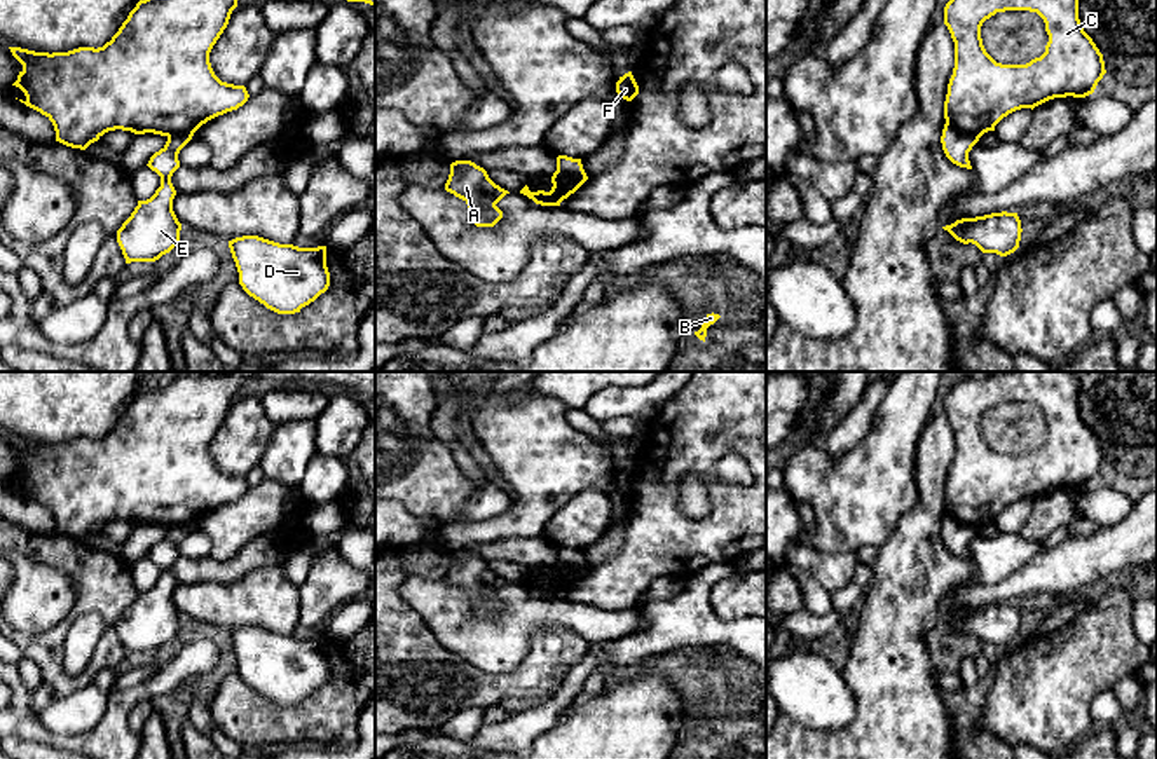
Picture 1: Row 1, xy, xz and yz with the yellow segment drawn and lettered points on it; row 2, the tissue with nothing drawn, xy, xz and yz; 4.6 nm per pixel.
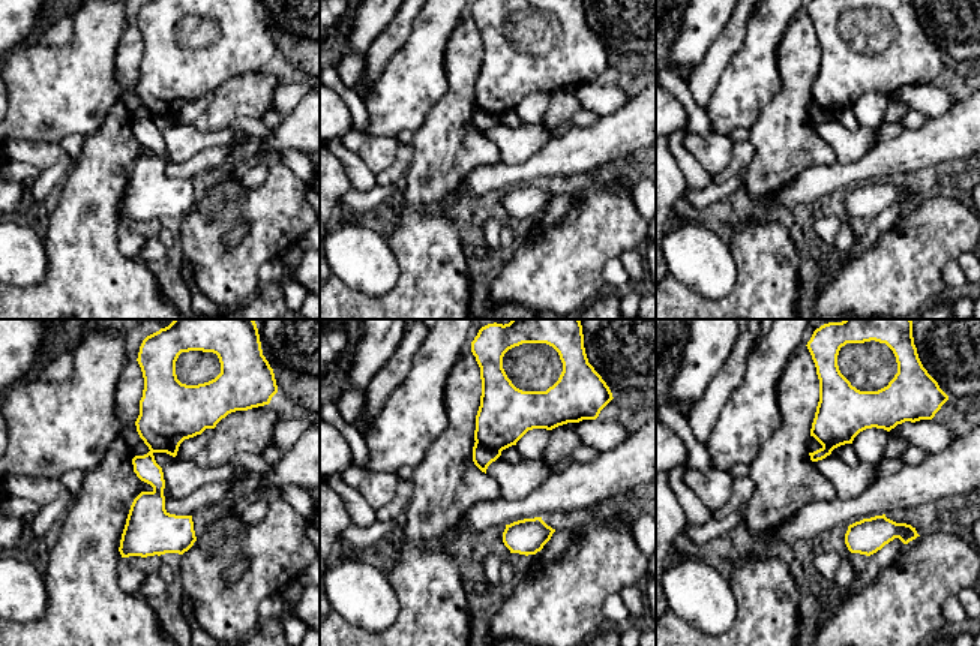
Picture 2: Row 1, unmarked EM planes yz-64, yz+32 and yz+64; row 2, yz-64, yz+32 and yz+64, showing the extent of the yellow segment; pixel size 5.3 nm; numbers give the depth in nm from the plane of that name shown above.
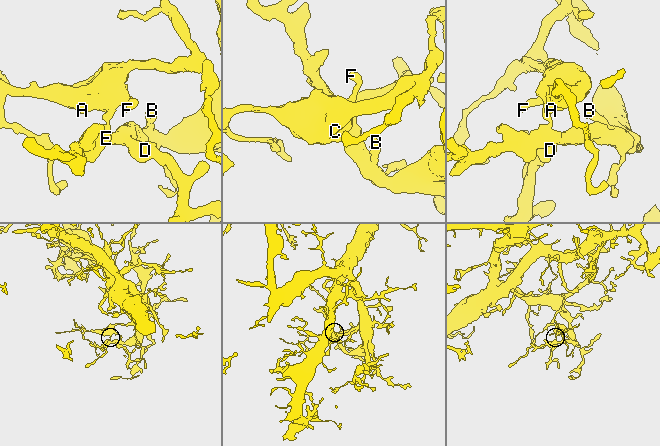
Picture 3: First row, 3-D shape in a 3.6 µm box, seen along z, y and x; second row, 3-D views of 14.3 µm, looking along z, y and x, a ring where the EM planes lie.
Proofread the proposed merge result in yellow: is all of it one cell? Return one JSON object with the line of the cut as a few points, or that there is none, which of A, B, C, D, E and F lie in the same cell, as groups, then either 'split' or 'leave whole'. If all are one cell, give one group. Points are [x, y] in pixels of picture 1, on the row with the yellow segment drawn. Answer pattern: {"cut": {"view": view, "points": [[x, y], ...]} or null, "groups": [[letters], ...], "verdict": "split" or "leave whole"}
{"cut": {"view": "yz", "points": [[946, 123], [964, 133], [971, 133], [978, 140]]}, "groups": [["A", "C", "F"], ["B", "D", "E"]], "verdict": "split"}

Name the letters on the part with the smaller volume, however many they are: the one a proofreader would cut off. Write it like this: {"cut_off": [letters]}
{"cut_off": ["A", "C", "F"]}

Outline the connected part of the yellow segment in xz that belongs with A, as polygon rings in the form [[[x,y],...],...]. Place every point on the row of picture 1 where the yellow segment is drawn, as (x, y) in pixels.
[[[471,161],[450,164],[445,190],[468,204],[469,220],[476,227],[494,227],[503,218],[503,211],[496,204],[510,194],[496,185],[483,168]]]

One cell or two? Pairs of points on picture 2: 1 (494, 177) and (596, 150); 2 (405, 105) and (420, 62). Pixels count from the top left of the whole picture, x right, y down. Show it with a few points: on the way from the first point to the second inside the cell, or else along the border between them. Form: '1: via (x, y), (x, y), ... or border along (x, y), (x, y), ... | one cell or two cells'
1: via (520, 174), (538, 168), (560, 155), (571, 153) | one cell
2: via (405, 95), (416, 72) | one cell

